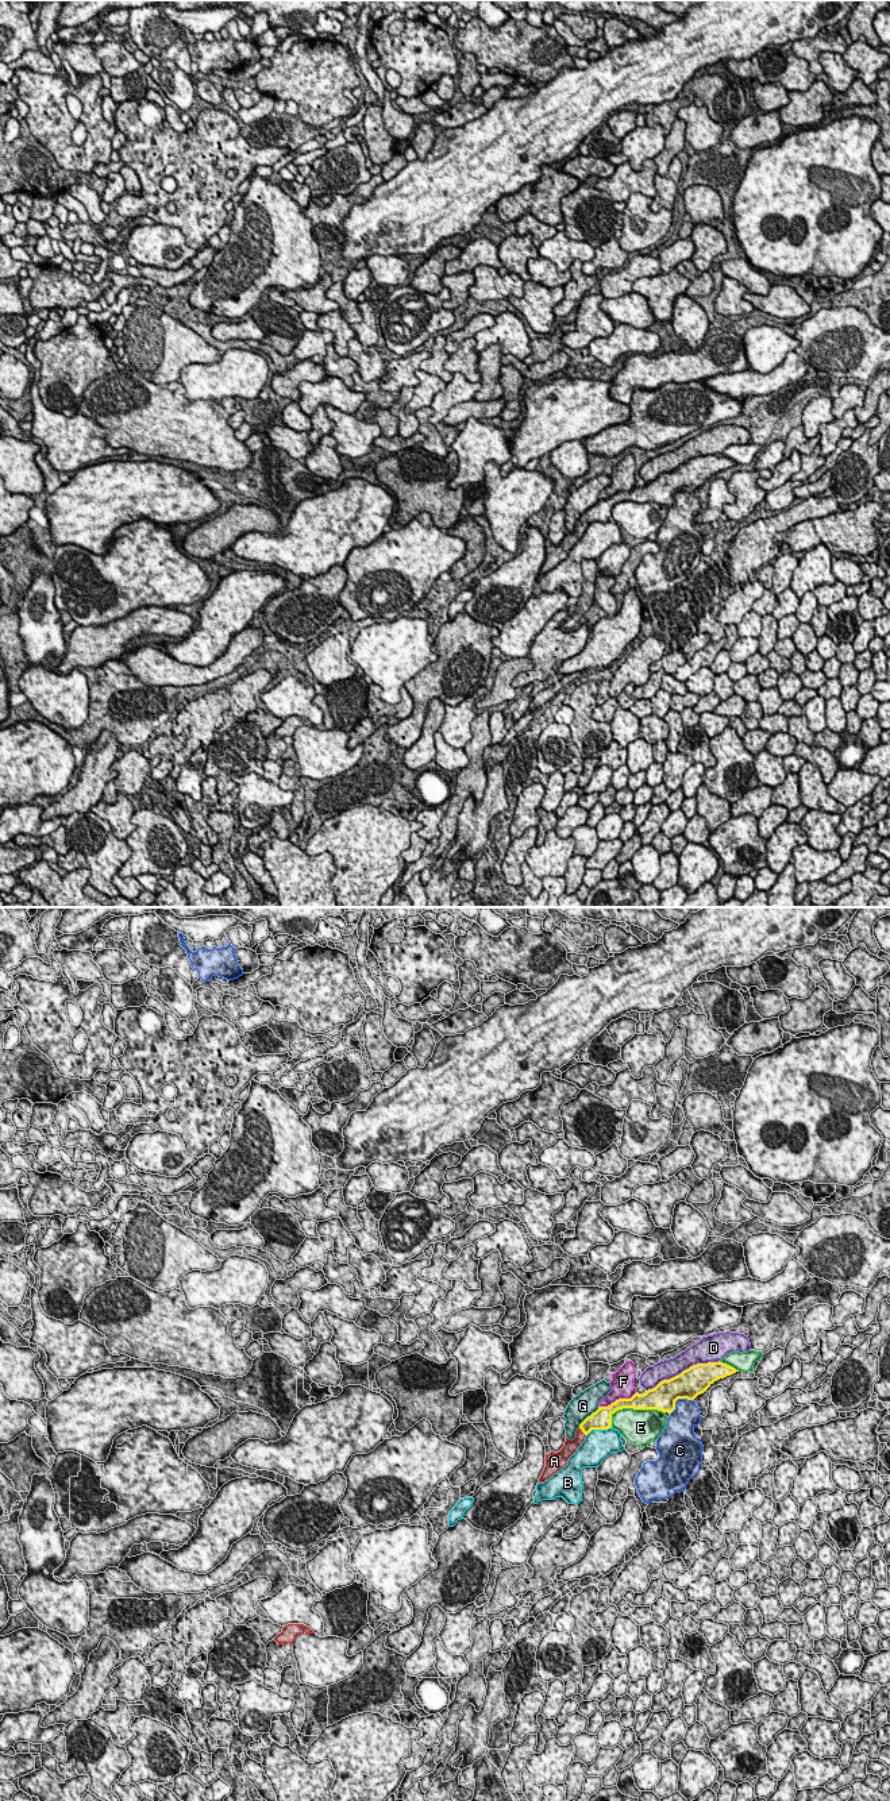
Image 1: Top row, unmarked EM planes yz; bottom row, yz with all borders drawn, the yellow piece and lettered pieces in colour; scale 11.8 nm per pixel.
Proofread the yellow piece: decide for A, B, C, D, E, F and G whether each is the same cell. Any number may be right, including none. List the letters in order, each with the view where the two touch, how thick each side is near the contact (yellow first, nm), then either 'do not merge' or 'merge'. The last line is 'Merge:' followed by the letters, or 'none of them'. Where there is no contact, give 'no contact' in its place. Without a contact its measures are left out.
A: yz | 220/160 nm | merge
B: yz | 240/360 nm | do not merge
C: yz | 340/320 nm | do not merge
D: yz | 340/240 nm | do not merge
E: yz | 220/420 nm | do not merge
F: yz | 220/280 nm | do not merge
G: yz | 240/280 nm | do not merge
Merge: A

